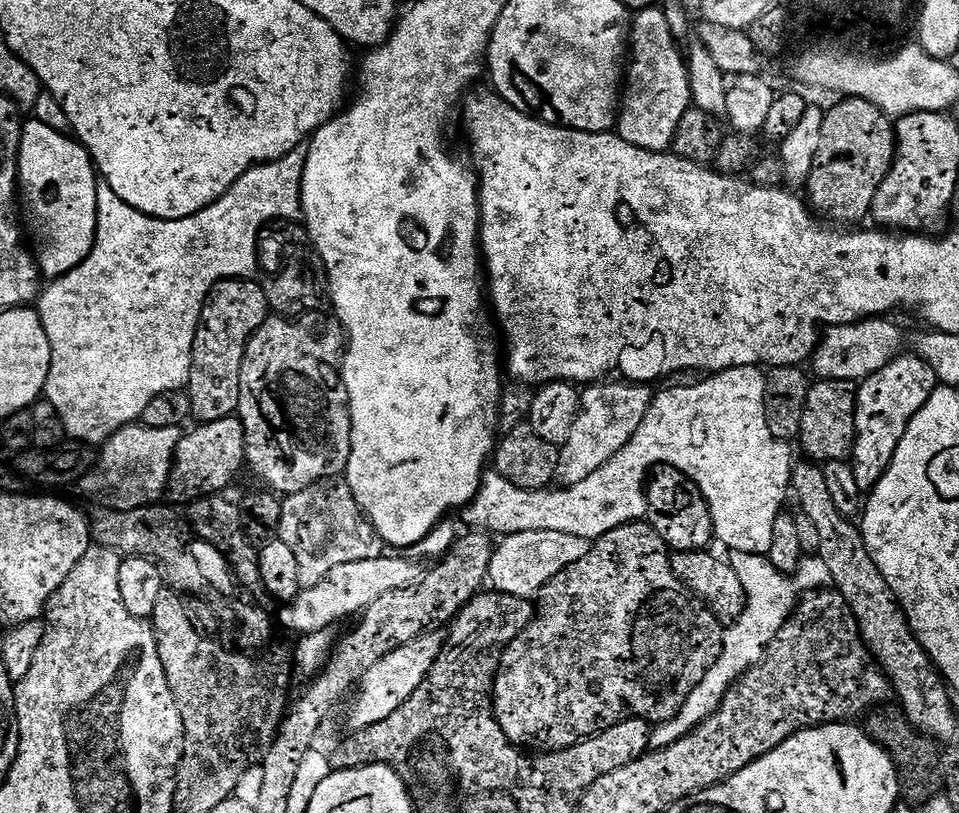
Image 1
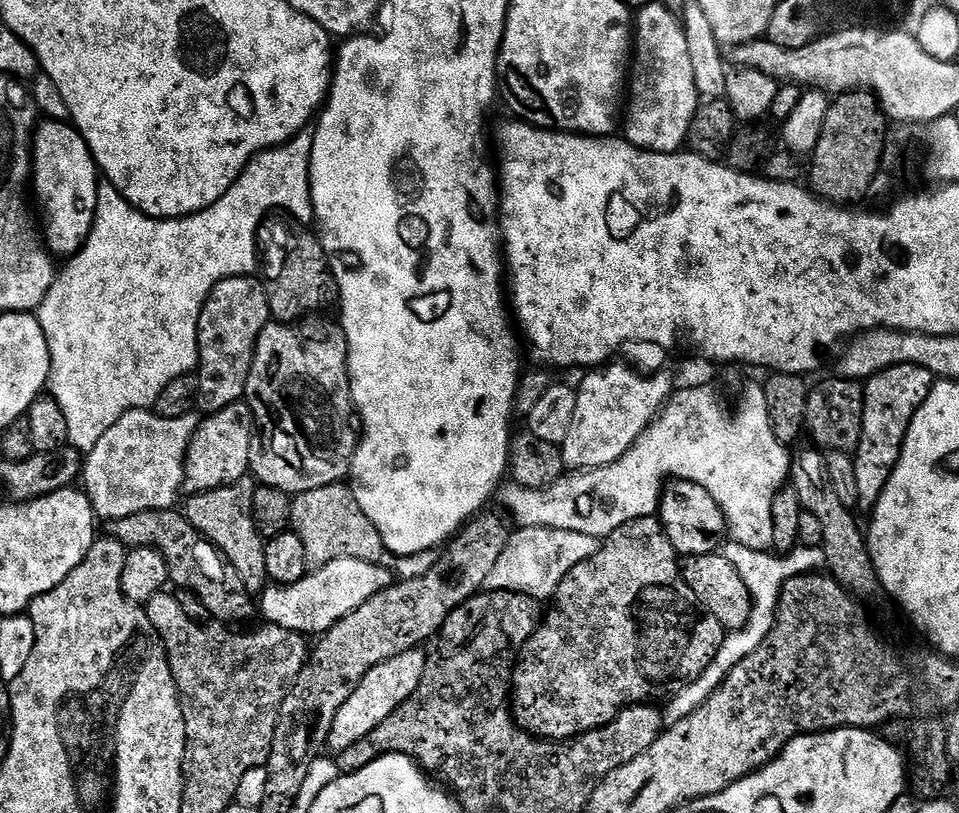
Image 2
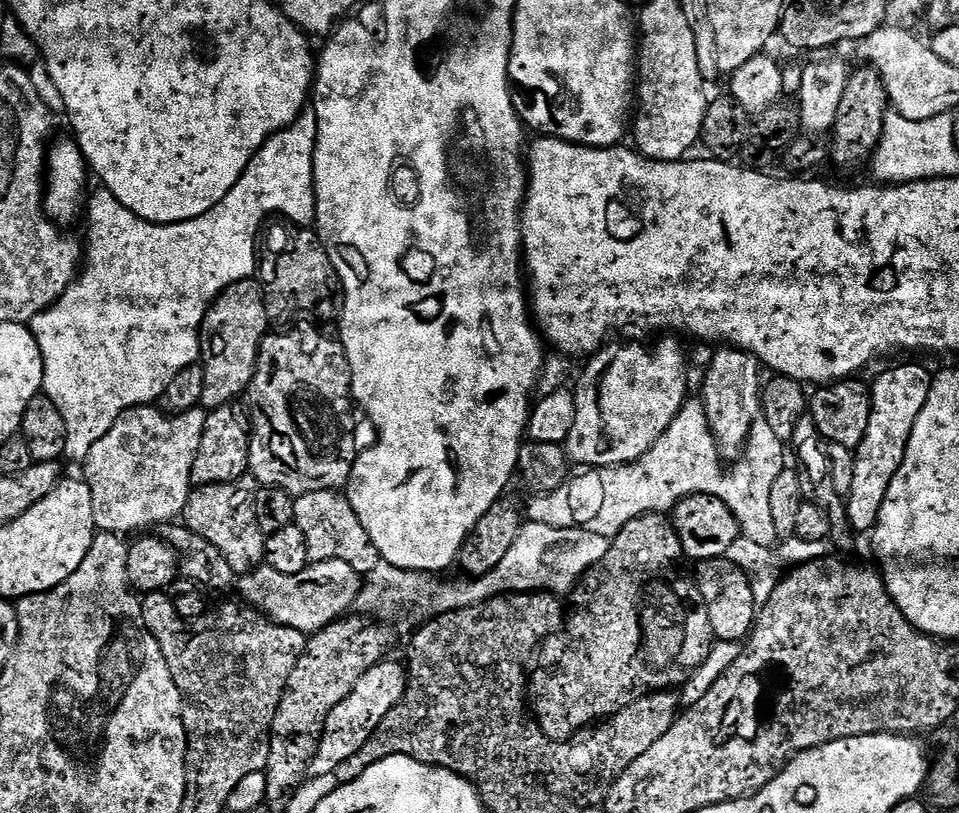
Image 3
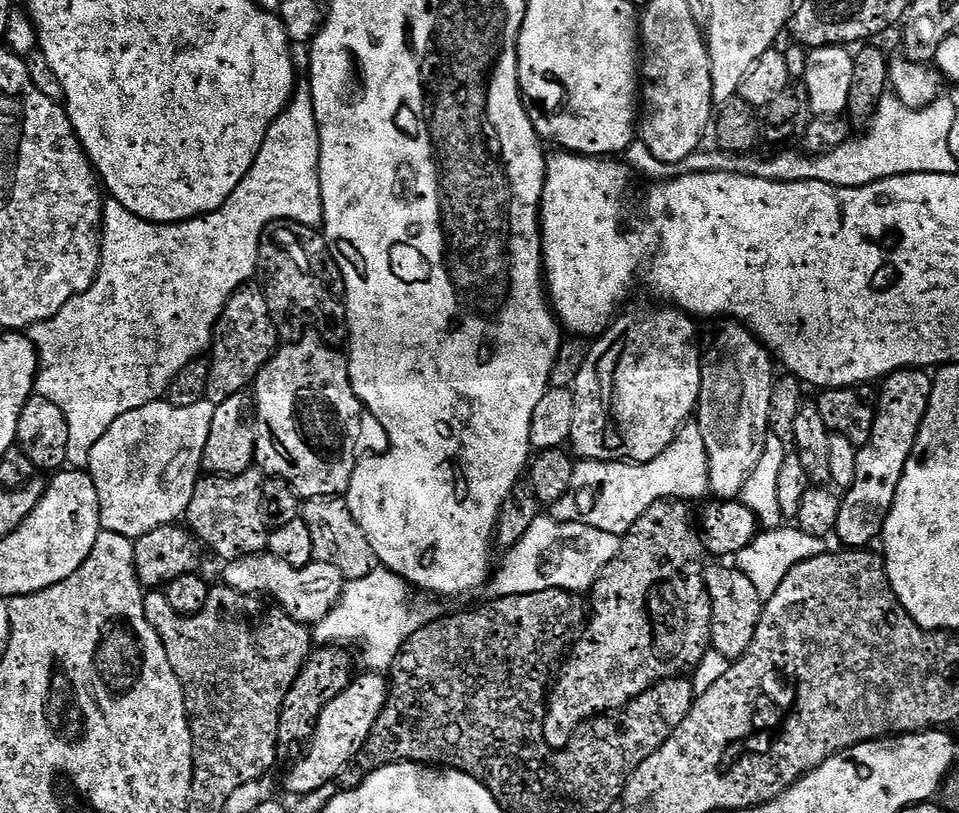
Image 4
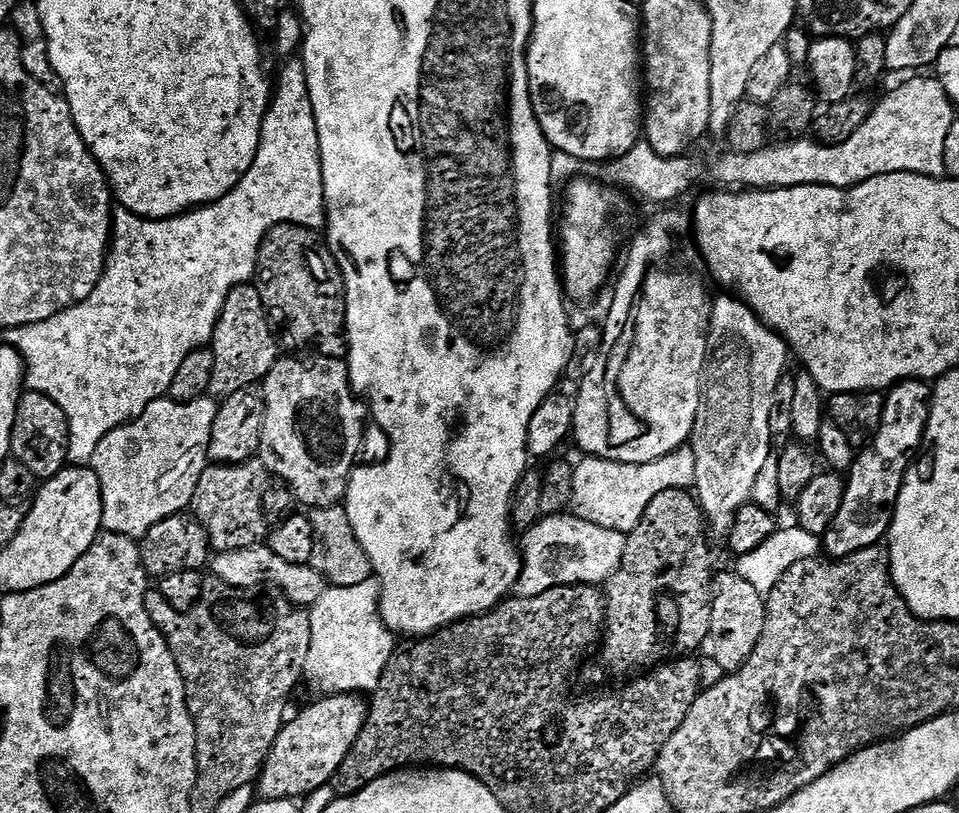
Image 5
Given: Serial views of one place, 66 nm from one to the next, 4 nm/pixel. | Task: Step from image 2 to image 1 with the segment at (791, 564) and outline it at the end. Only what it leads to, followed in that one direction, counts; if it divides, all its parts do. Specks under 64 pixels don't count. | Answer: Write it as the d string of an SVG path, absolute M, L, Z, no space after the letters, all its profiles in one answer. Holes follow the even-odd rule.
M732 552L730 563L742 581L742 590L746 590L748 604L742 610L736 623L727 625L722 654L718 662L714 662L714 666L706 670L706 678L702 678L702 682L694 686L682 710L678 710L674 718L652 728L649 749L665 748L678 742L686 734L694 731L707 716L713 716L720 703L726 698L728 691L732 689L733 682L763 660L764 651L768 649L770 642L778 634L778 630L782 630L782 626L786 626L786 622L792 617L796 605L802 599L802 594L809 590L827 589L832 583L830 570L826 567L826 562L822 562L819 554L805 555L792 575L776 570L767 556Z

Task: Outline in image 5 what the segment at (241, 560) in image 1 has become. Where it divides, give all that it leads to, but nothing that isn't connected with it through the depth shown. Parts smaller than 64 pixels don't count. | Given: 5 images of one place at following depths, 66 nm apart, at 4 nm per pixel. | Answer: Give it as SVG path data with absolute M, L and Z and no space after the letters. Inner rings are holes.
M259 458L245 464L213 463L205 468L202 478L198 478L194 515L208 531L208 541L217 553L246 550L265 543L270 525L262 510L262 498L269 479L269 470Z

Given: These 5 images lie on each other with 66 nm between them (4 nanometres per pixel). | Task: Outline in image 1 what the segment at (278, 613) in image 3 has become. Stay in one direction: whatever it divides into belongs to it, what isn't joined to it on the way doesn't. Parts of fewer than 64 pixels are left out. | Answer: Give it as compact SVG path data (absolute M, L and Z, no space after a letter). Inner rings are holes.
M378 554L370 559L343 563L336 566L324 580L301 589L296 599L287 603L280 612L284 627L299 635L331 629L338 618L359 615L391 590L404 589L419 581L420 569L406 558Z

